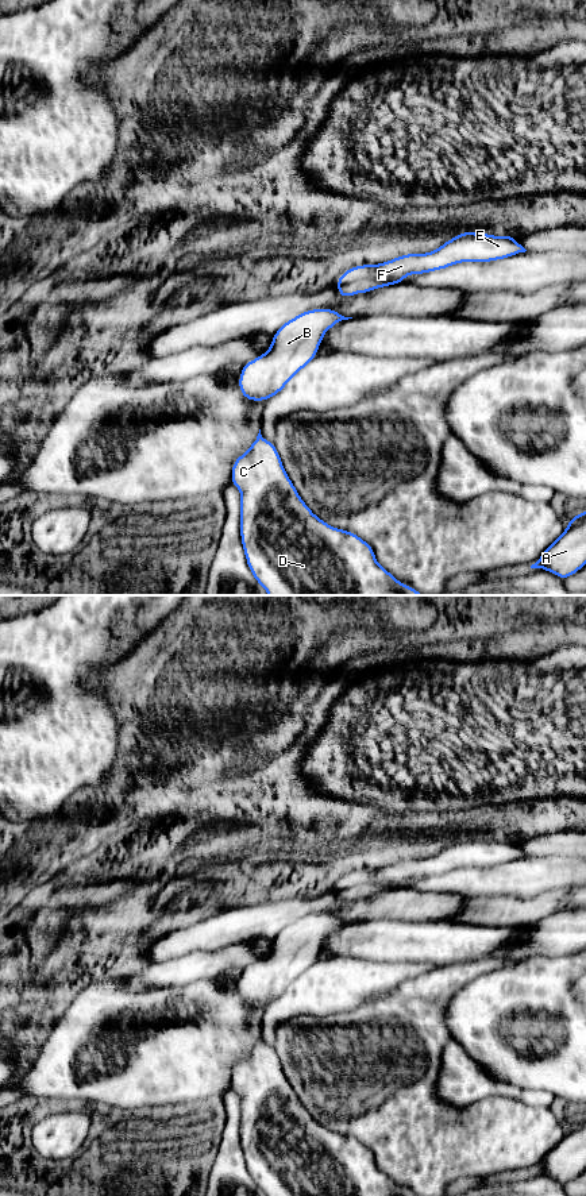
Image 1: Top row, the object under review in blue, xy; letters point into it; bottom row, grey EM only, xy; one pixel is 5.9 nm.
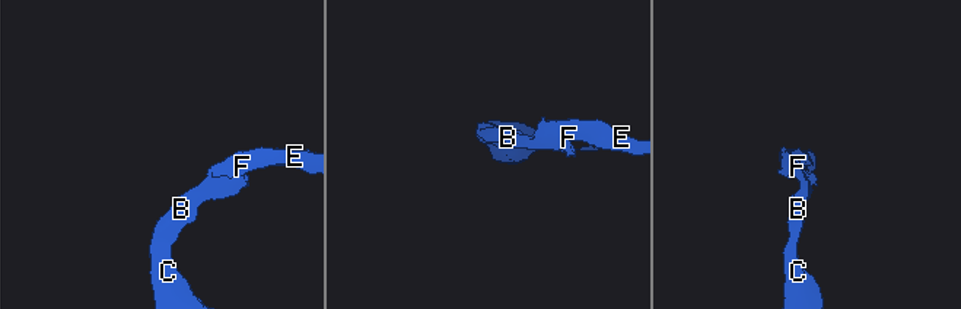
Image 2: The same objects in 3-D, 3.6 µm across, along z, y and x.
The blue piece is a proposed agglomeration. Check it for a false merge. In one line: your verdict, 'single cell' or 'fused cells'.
fused cells

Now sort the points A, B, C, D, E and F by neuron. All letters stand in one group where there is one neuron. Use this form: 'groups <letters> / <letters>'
groups A B C D / E F

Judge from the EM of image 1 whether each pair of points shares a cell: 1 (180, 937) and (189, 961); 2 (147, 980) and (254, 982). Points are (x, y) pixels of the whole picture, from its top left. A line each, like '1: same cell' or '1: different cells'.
1: different cells
2: same cell

